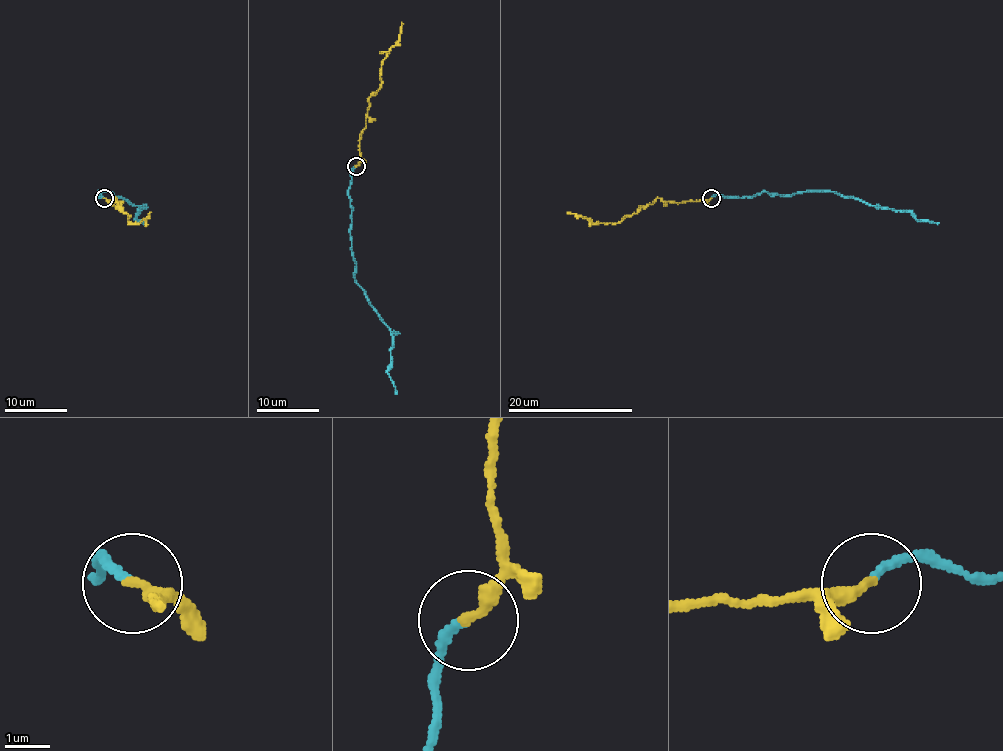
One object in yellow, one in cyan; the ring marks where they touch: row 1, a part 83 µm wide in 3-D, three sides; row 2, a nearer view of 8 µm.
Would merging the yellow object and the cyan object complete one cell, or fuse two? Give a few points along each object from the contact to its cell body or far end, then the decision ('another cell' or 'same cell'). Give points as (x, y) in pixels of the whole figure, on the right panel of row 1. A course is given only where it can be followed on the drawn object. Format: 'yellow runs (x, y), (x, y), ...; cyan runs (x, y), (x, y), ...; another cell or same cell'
yellow runs (712, 198), (676, 202), (657, 198), (617, 223), (592, 223), (584, 216), (567, 212); cyan runs (712, 198), (763, 192), (835, 192), (939, 223); another cell

